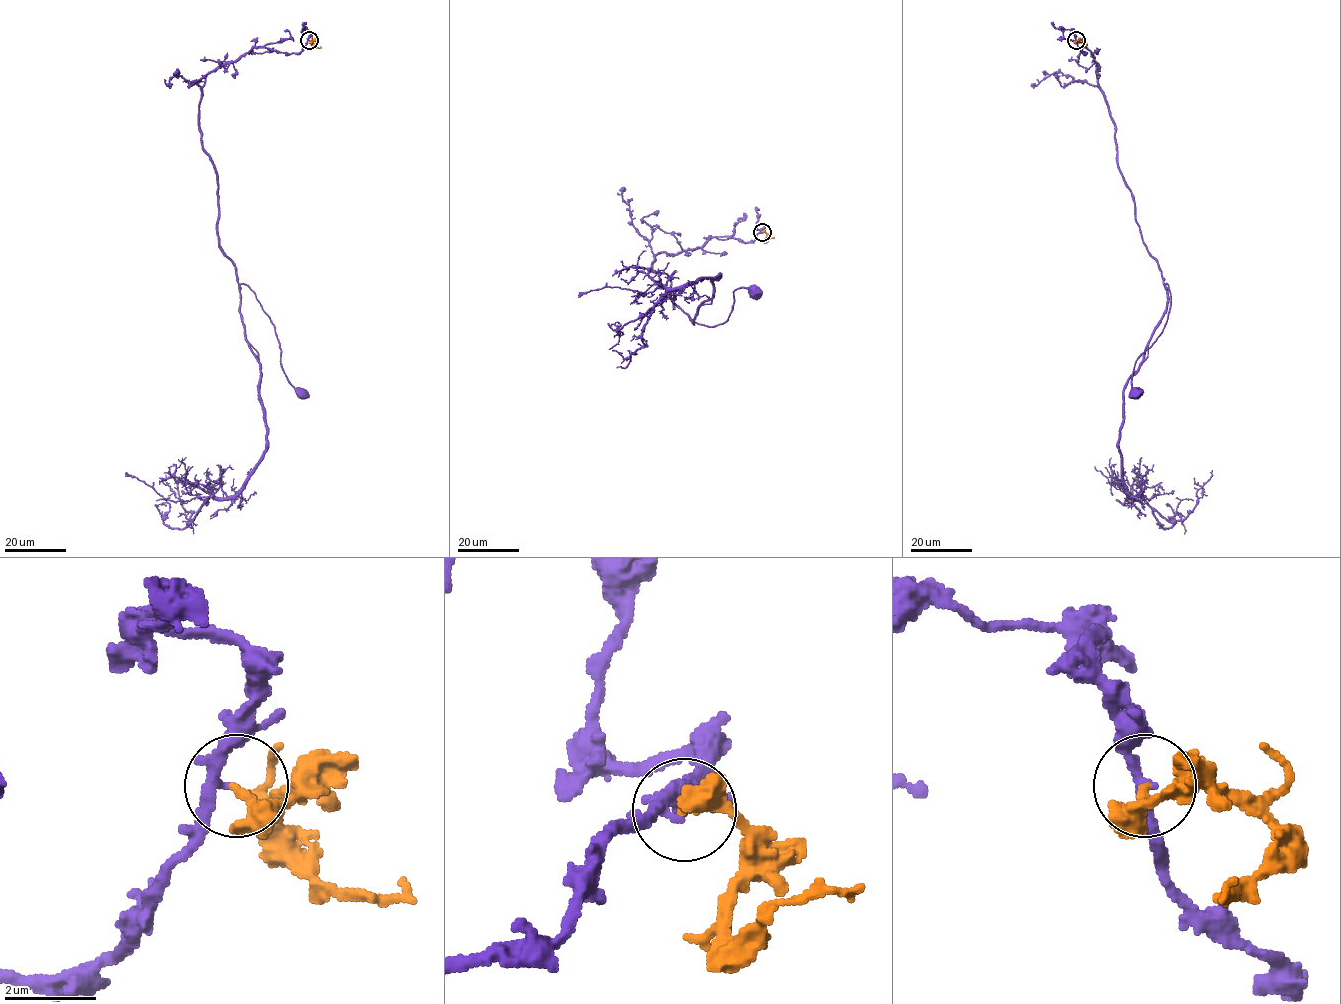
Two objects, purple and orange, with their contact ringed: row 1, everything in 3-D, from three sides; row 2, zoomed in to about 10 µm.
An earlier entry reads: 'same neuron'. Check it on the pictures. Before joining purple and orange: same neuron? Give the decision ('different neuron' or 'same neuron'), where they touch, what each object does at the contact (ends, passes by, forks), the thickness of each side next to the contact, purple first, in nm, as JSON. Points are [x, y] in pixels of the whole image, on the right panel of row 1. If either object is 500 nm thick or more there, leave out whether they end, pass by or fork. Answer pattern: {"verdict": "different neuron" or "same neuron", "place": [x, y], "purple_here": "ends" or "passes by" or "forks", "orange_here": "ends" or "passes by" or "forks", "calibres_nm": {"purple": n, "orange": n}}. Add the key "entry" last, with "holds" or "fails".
{"verdict": "different neuron", "place": [1076, 40], "purple_here": "passes by", "orange_here": "passes by", "calibres_nm": {"purple": 200, "orange": 240}, "entry": "fails"}

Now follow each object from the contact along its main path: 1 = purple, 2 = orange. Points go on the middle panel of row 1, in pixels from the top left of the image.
1: (762, 232), (710, 237), (652, 264), (706, 326), (728, 319), (736, 288), (756, 292)
2: (762, 232), (766, 233), (766, 241), (774, 237)

